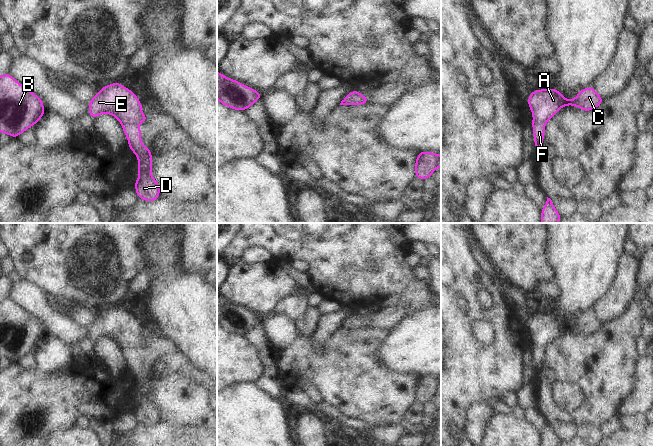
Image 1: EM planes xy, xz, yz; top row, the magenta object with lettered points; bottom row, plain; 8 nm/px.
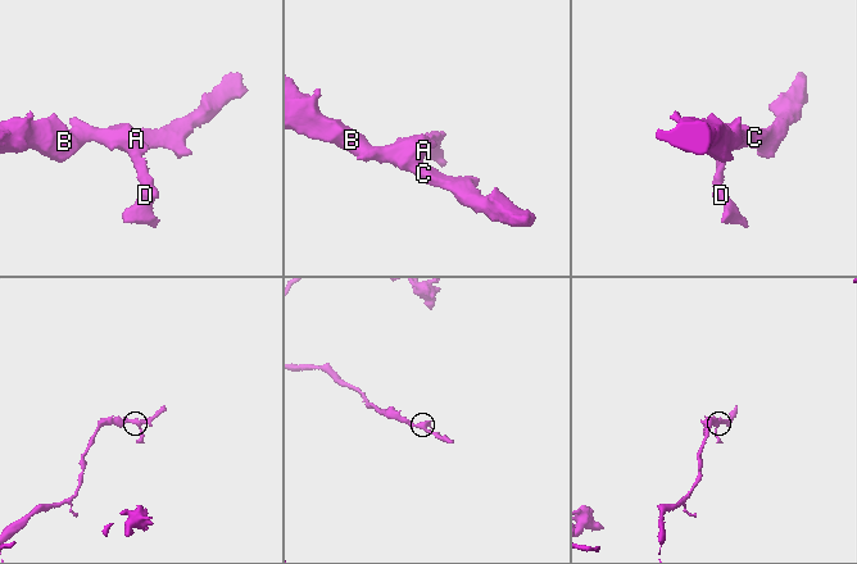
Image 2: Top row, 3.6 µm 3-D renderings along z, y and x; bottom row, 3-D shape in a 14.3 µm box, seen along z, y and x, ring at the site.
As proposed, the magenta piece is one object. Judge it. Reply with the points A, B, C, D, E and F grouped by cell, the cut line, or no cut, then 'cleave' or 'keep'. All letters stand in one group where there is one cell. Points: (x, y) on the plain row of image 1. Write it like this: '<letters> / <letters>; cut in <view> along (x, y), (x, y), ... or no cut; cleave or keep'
A B C D E F; no cut; keep

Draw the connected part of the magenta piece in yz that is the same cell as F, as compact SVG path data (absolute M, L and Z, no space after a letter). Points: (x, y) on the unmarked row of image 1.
M593 310L581 313L572 324L566 323L557 312L531 315L527 328L531 334L533 345L533 363L539 374L543 369L546 347L564 330L575 330L584 336L591 335L603 327L604 323Z

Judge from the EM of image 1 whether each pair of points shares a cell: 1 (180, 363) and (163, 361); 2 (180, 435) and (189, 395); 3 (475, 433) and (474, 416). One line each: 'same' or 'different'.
1: same
2: different
3: same

